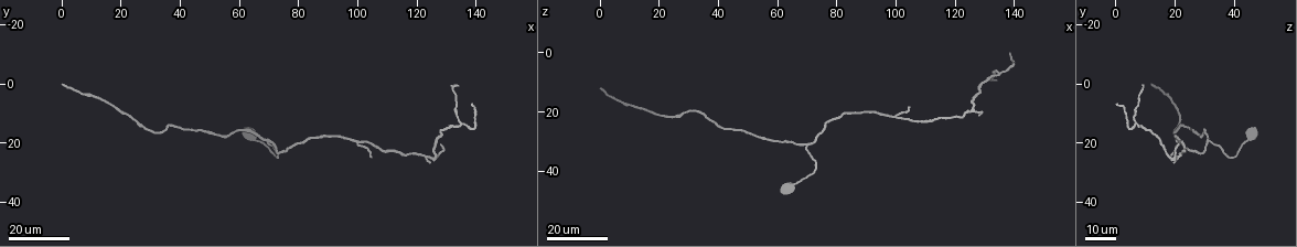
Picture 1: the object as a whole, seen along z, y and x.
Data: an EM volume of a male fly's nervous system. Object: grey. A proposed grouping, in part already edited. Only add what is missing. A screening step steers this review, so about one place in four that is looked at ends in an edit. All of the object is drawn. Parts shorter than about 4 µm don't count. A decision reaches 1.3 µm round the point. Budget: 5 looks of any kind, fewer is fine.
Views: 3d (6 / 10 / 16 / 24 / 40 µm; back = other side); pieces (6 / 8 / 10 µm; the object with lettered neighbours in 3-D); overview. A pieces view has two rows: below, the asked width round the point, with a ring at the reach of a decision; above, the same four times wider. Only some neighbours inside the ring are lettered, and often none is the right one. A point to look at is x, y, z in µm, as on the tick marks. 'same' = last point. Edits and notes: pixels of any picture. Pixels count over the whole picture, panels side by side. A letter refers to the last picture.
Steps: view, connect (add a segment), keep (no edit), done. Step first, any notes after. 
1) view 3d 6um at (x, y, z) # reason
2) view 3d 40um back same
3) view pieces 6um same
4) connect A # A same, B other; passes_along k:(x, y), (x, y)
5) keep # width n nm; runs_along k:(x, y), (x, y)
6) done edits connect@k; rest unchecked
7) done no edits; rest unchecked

view 3d 24um at (134, 0, 10) # branch stops here

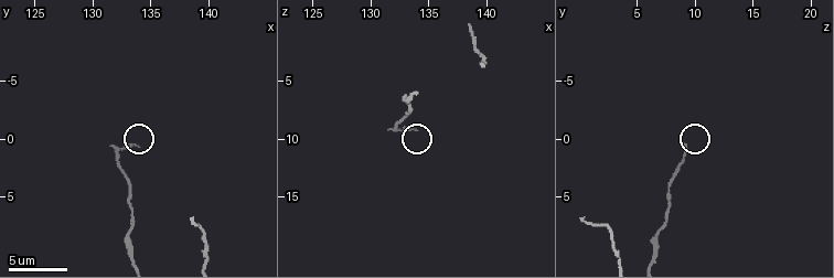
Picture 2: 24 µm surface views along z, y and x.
view pieces 8um at (134.0, 0.8, 9.4)

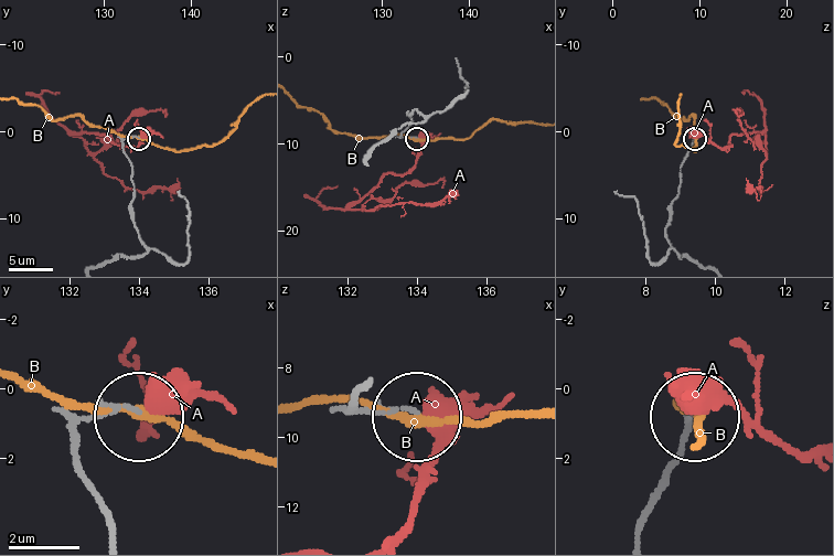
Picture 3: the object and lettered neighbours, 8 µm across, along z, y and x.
keep # A other, B other; runs_along 3:(369, 378), (353, 408), (409, 412); none of them fits

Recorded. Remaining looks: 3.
view 3d 24um at (105, 24, 19)

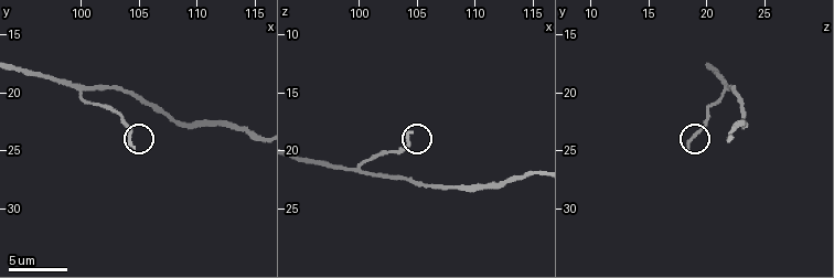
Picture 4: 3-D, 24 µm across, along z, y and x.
view pieces 6um at (104.4, 24.8, 18.4) # see the neighbours

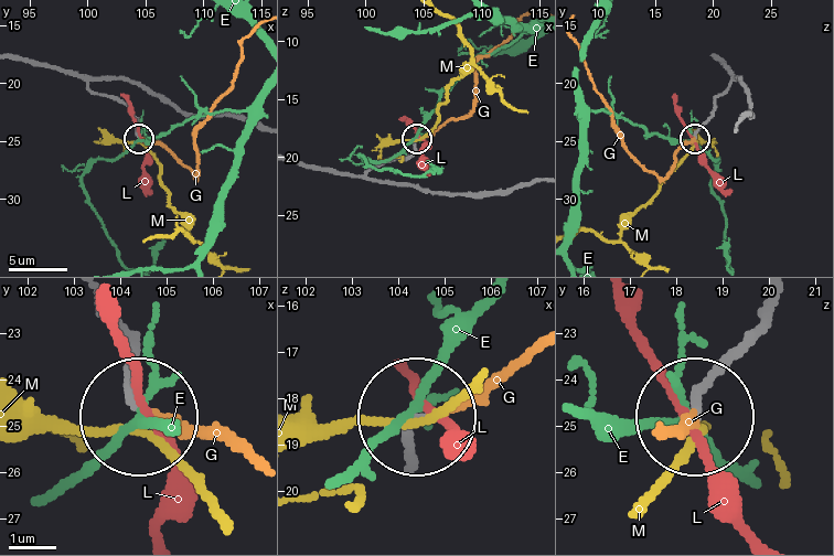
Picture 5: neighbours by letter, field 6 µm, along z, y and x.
connect G # E other, G same, L other, M other; it goes on there

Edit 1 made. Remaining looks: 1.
done edits connect@5; rest unchecked

